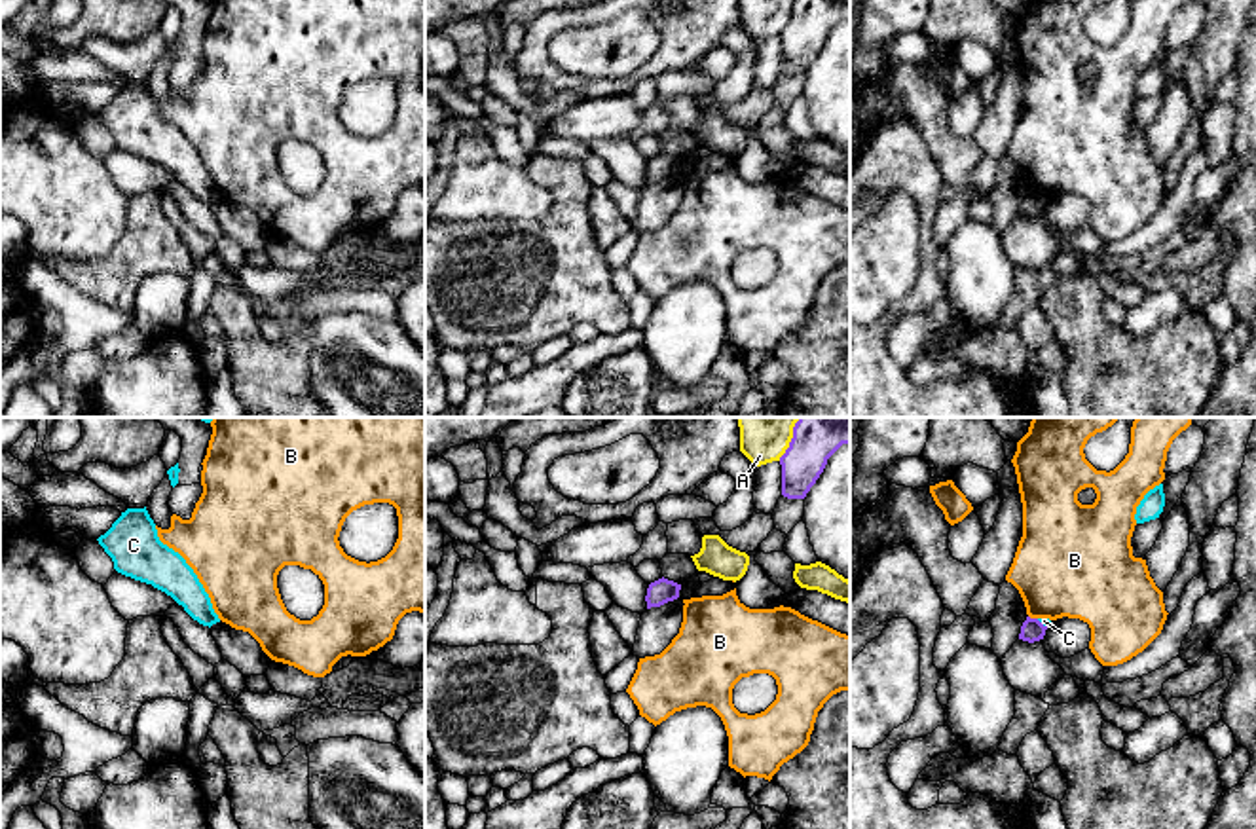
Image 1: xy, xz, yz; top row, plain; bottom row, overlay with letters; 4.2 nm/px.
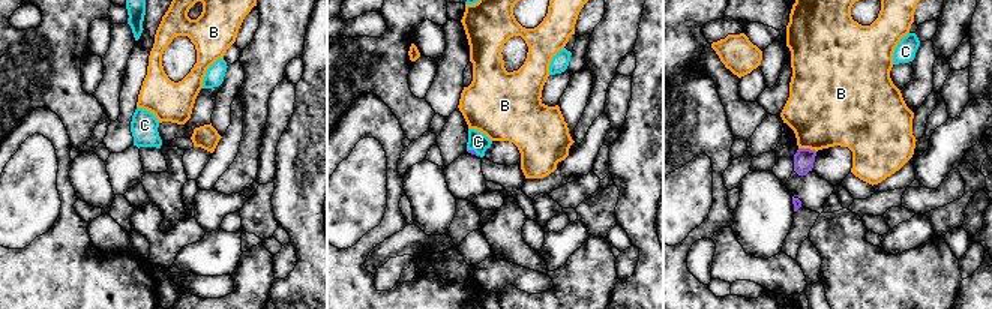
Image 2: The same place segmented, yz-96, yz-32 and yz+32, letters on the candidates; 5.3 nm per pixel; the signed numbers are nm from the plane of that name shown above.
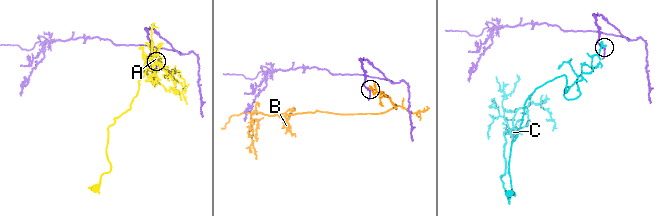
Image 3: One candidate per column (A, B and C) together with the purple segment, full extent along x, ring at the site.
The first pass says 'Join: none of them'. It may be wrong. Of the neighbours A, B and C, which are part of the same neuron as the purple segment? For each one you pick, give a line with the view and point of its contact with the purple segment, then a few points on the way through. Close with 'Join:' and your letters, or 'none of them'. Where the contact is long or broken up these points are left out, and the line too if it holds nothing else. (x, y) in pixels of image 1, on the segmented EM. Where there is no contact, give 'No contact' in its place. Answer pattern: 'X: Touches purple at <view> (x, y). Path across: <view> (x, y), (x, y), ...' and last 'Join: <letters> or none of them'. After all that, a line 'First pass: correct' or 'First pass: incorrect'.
Join: none of them
First pass: correct

